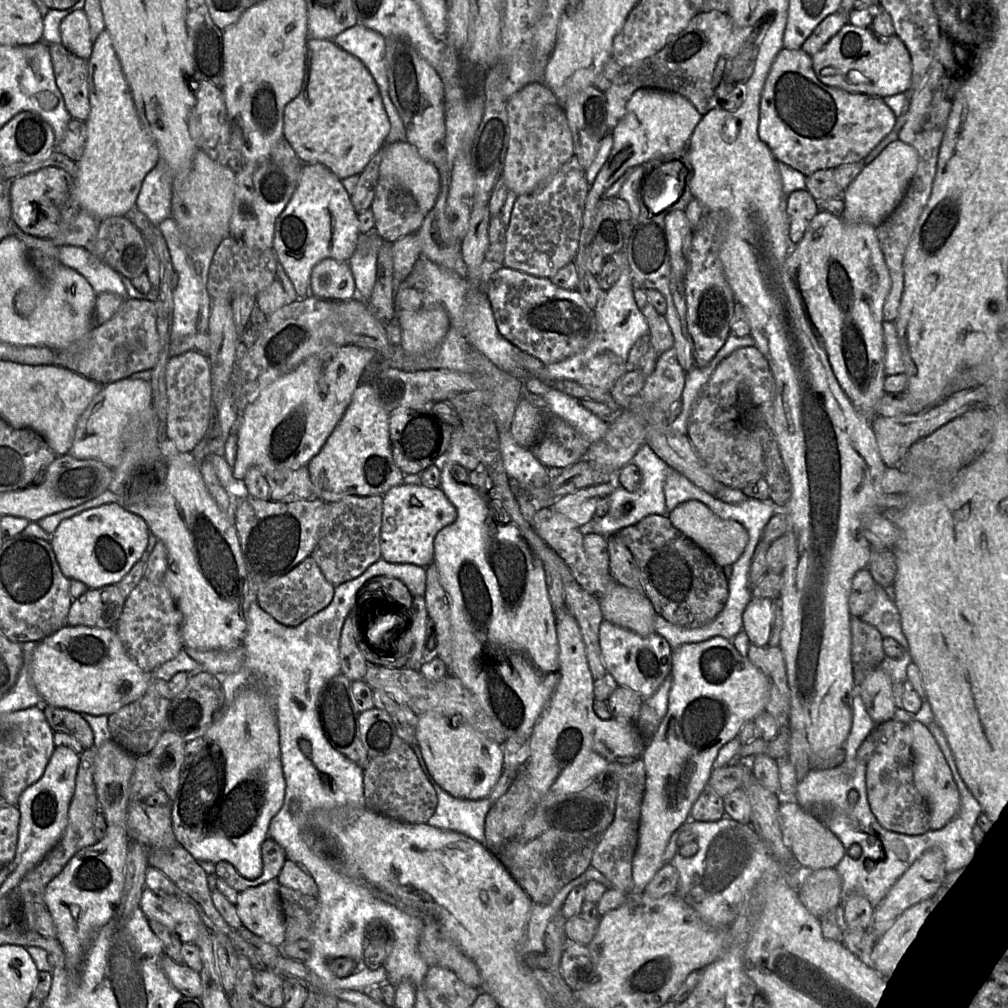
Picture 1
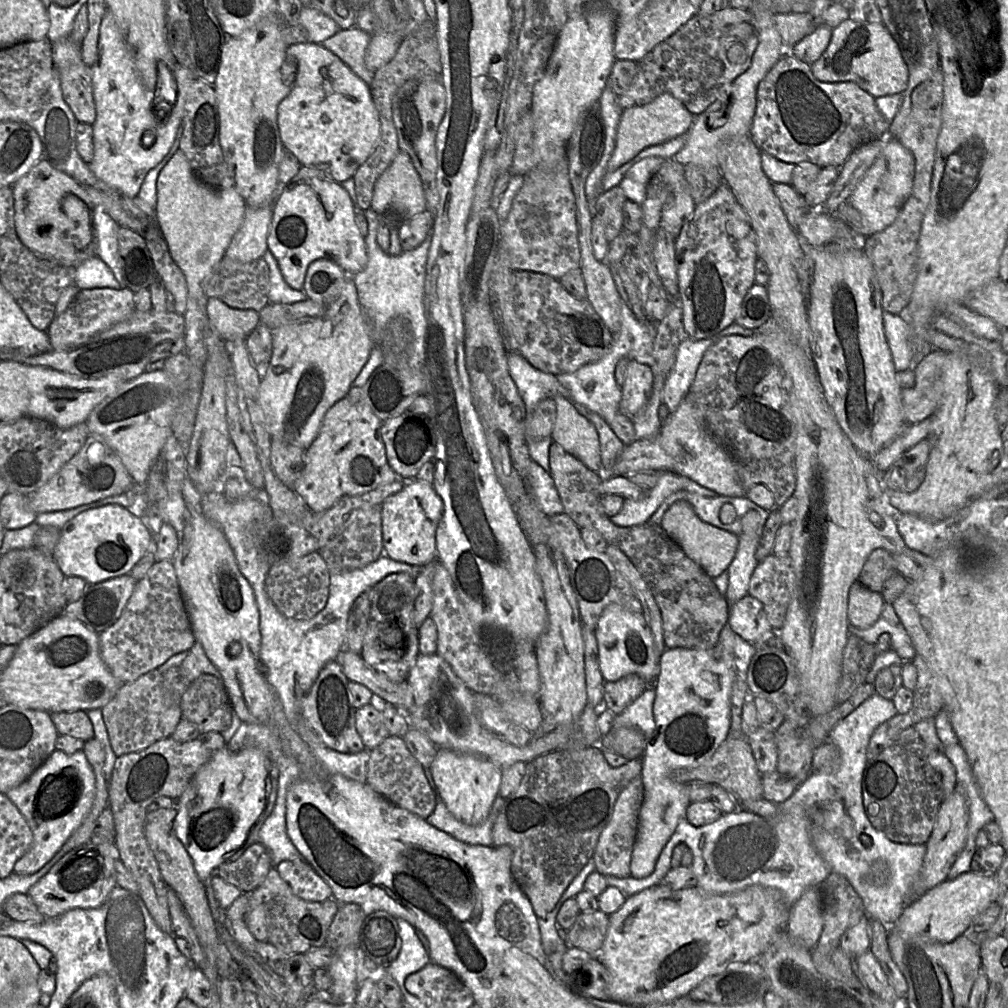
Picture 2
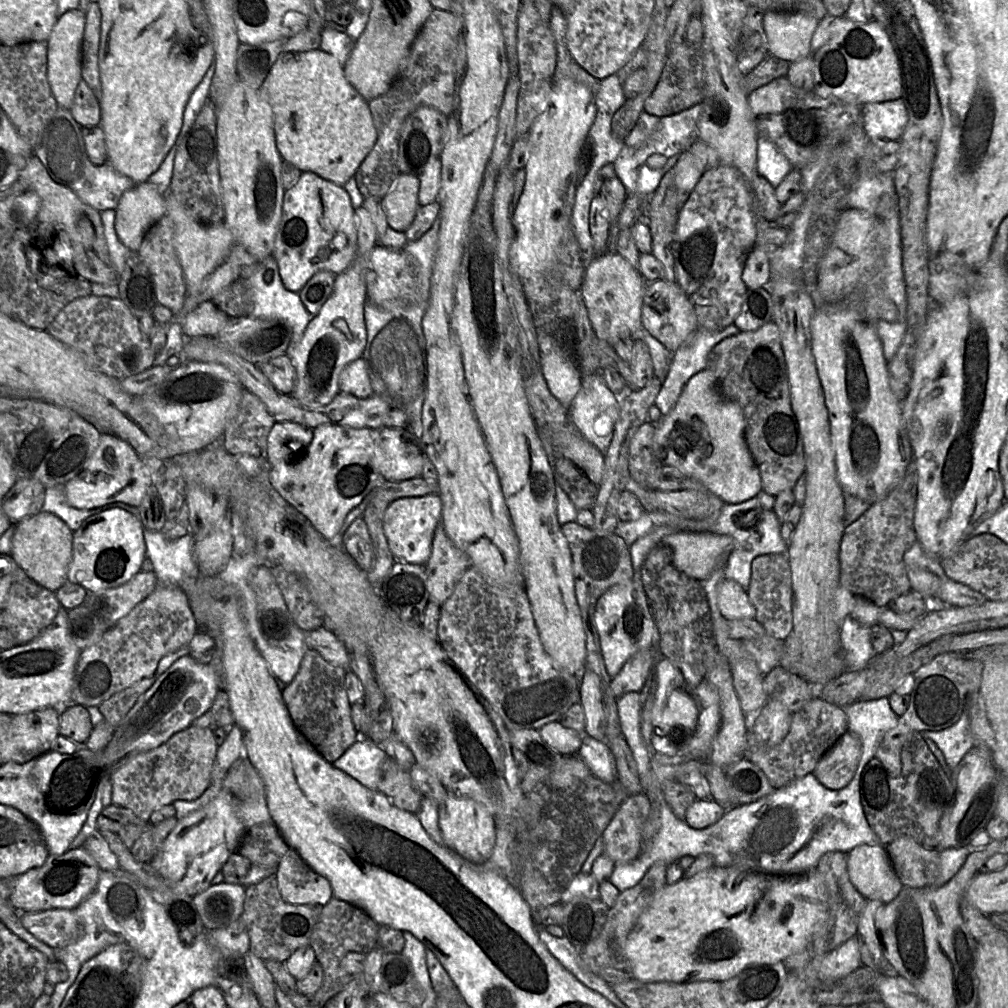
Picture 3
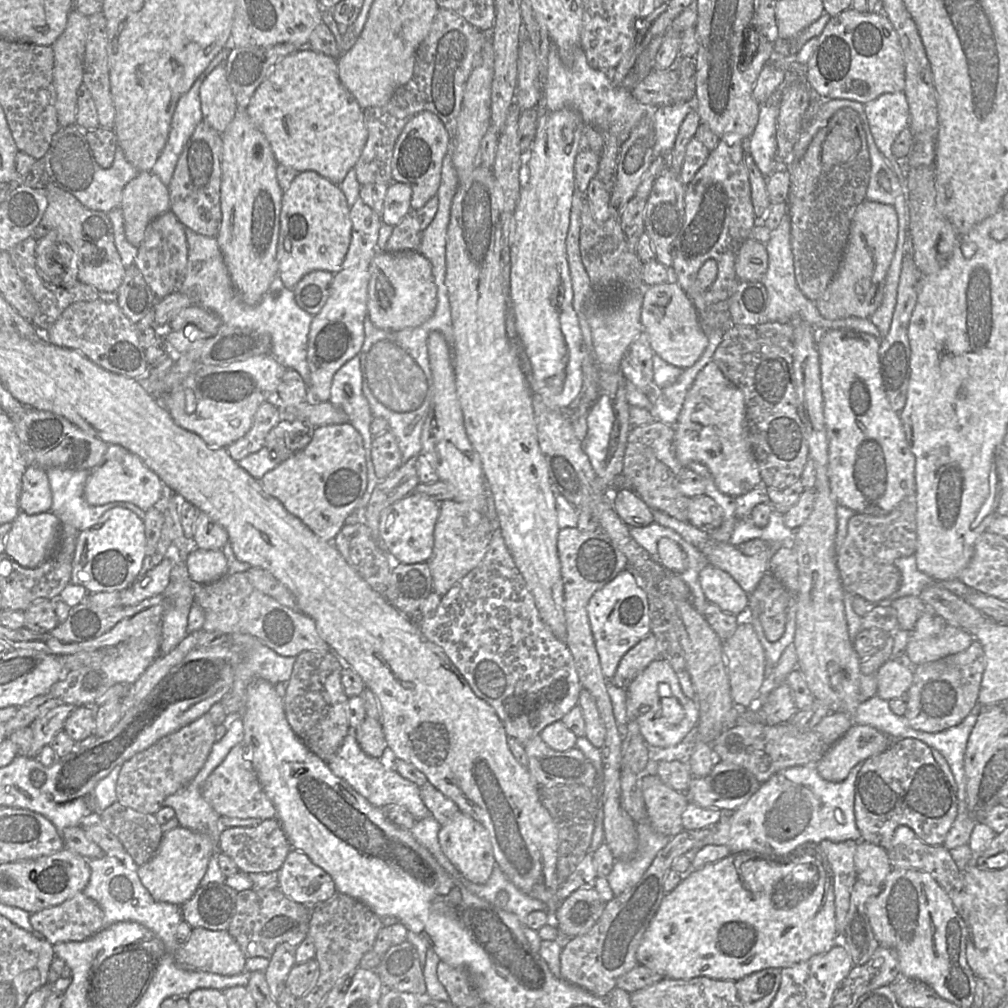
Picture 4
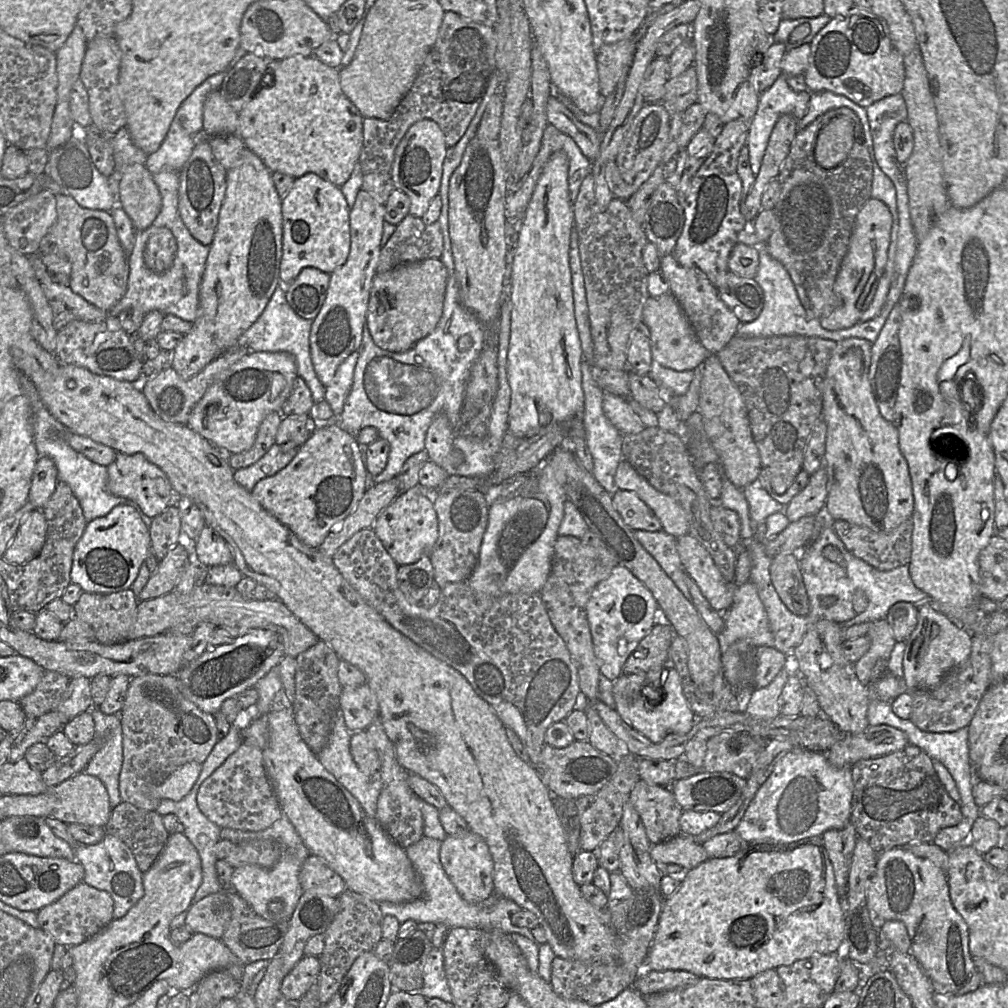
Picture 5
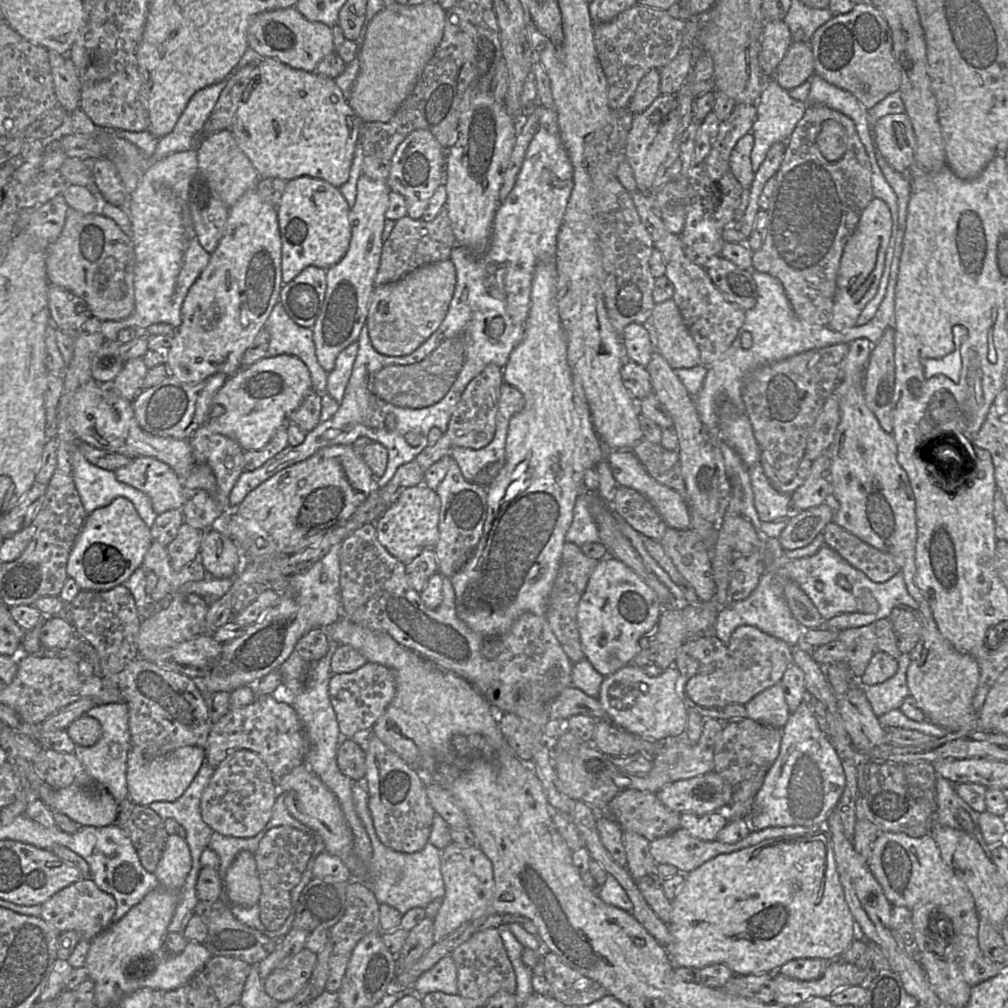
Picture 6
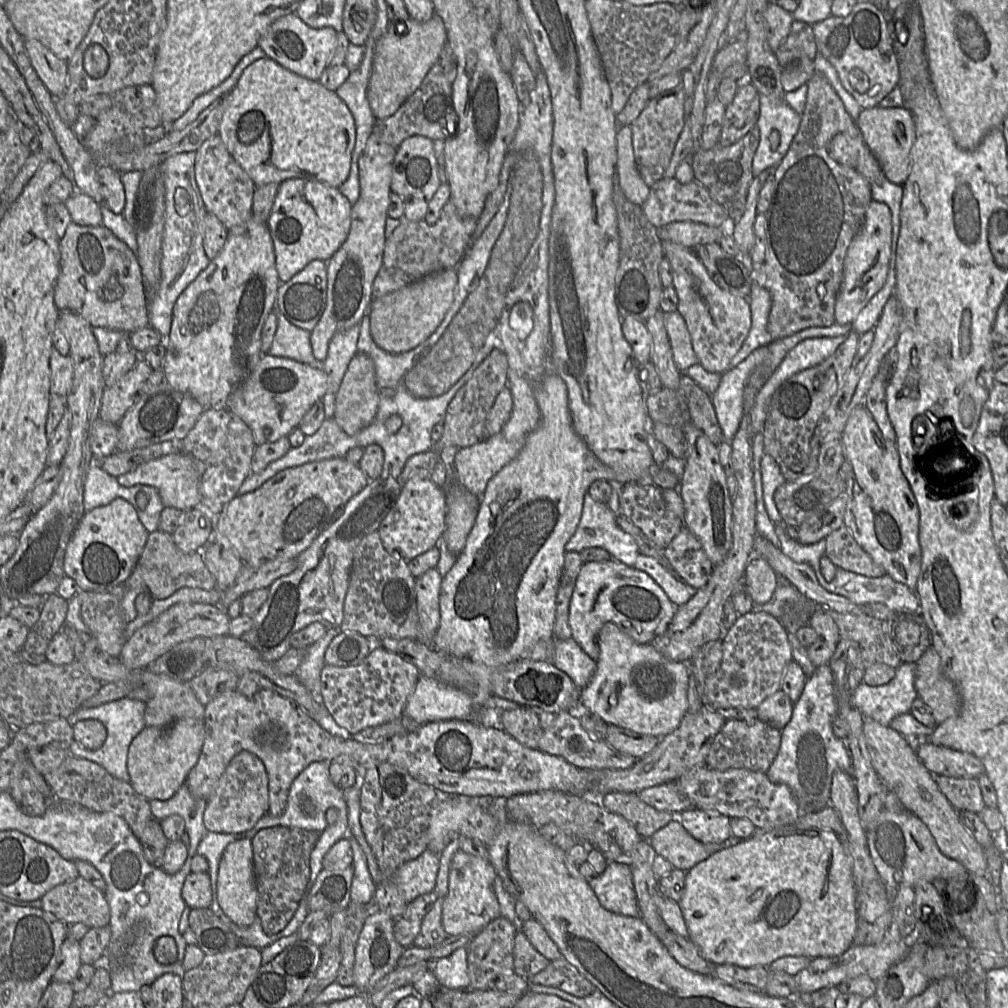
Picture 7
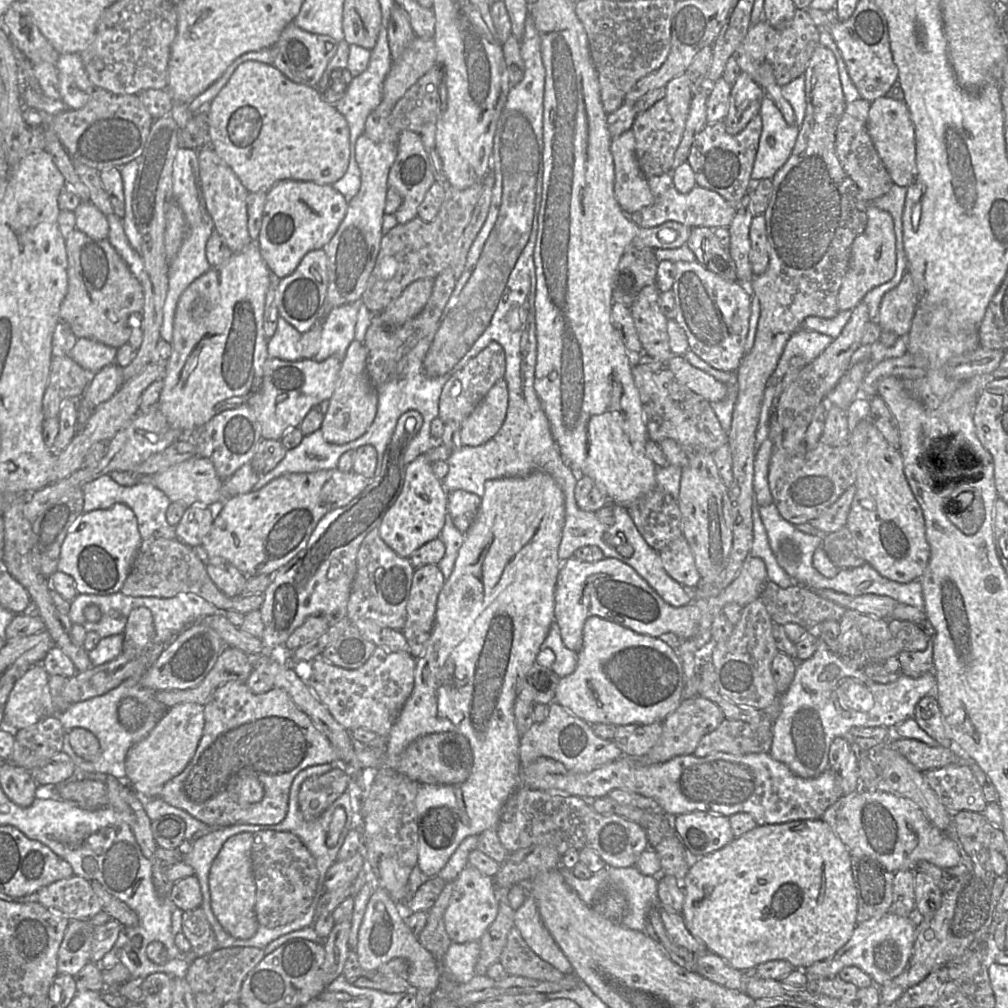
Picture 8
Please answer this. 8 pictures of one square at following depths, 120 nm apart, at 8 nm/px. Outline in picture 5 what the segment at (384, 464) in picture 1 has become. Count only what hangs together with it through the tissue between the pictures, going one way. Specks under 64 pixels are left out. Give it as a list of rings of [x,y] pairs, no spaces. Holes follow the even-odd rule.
[[[336,425],[316,428],[292,461],[273,476],[260,480],[251,490],[255,500],[306,545],[318,549],[327,535],[356,508],[367,490],[367,469],[355,436]]]

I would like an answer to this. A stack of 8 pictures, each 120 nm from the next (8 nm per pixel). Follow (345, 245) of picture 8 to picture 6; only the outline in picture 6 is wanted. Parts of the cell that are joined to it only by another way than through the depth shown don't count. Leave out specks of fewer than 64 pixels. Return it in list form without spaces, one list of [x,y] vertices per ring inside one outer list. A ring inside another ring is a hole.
[[[361,174],[357,182],[356,201],[349,212],[349,248],[338,263],[326,270],[325,297],[312,331],[317,360],[327,373],[333,369],[337,355],[358,341],[361,328],[366,323],[370,297],[375,287],[374,279],[380,266],[390,191],[387,181],[373,180]]]

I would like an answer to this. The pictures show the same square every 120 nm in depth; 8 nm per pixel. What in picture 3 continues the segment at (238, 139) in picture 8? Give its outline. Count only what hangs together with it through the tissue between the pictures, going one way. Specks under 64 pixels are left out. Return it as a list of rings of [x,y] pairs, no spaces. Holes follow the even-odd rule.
[[[321,48],[282,54],[259,93],[272,108],[276,146],[283,161],[338,185],[355,177],[376,143],[377,131],[368,102],[348,82],[343,65],[333,55]]]

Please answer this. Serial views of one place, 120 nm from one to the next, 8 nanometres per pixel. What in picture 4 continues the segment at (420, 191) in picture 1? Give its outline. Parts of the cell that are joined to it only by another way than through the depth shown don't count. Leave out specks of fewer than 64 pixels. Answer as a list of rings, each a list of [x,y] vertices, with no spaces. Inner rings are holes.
[[[402,182],[389,184],[382,211],[382,221],[396,226],[411,211],[412,188]]]

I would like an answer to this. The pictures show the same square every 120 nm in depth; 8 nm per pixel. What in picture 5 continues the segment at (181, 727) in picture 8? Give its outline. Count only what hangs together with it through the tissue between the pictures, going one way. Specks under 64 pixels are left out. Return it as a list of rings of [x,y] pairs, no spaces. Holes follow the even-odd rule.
[[[189,762],[174,771],[164,782],[152,790],[158,799],[179,801],[192,789],[202,770],[202,764]]]

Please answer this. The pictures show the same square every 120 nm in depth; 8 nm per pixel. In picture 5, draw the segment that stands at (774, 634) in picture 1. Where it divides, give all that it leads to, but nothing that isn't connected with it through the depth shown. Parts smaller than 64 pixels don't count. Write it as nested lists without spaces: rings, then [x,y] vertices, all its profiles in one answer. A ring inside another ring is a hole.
[[[690,534],[677,537],[676,546],[686,573],[710,605],[718,612],[727,611],[737,588],[734,581],[724,579],[709,552]]]

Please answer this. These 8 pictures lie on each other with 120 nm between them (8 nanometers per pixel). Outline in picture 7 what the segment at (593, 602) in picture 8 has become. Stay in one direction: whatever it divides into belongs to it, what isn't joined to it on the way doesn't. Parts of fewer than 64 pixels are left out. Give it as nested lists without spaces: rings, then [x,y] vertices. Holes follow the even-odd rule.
[[[759,556],[748,561],[742,581],[754,604],[769,601],[777,586],[776,573],[766,560]],[[613,559],[587,561],[581,566],[570,600],[568,622],[571,639],[597,661],[597,635],[605,623],[614,623],[635,642],[645,644],[671,621],[675,611],[675,605],[645,572]]]

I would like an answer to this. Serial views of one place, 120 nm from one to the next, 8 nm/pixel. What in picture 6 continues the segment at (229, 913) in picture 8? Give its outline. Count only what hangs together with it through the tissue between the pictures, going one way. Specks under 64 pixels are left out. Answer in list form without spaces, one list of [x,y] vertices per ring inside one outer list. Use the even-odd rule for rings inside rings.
[[[238,853],[226,873],[225,885],[230,904],[251,907],[258,903],[261,883],[253,853]]]

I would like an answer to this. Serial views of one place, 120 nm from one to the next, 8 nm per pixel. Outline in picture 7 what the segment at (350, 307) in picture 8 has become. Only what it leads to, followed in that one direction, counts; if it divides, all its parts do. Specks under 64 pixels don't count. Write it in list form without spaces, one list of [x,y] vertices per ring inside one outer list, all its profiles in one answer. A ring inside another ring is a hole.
[[[354,325],[348,330],[337,332],[333,335],[328,345],[328,353],[320,367],[328,378],[328,389],[335,393],[347,370],[349,362],[357,351],[357,341],[360,326]]]

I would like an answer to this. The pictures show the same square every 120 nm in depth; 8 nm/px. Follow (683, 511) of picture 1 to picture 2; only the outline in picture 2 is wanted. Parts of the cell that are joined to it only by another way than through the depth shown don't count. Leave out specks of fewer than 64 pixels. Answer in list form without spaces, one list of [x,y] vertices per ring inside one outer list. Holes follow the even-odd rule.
[[[677,501],[667,509],[662,518],[661,527],[712,579],[726,571],[736,555],[738,537],[729,531],[703,522],[696,515],[691,504],[686,501]]]

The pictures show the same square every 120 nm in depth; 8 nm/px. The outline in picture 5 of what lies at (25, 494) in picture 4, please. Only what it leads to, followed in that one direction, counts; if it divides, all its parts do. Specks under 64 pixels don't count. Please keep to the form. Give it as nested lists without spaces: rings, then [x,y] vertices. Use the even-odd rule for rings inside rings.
[[[40,456],[32,476],[28,501],[35,509],[43,509],[58,483],[57,467],[53,460]]]

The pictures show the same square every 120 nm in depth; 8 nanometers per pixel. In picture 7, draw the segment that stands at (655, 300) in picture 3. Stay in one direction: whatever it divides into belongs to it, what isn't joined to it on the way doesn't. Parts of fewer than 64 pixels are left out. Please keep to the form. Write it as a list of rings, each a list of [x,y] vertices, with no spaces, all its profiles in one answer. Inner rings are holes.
[[[677,310],[664,312],[663,320],[669,338],[673,360],[679,371],[684,372],[698,362],[685,320]]]

